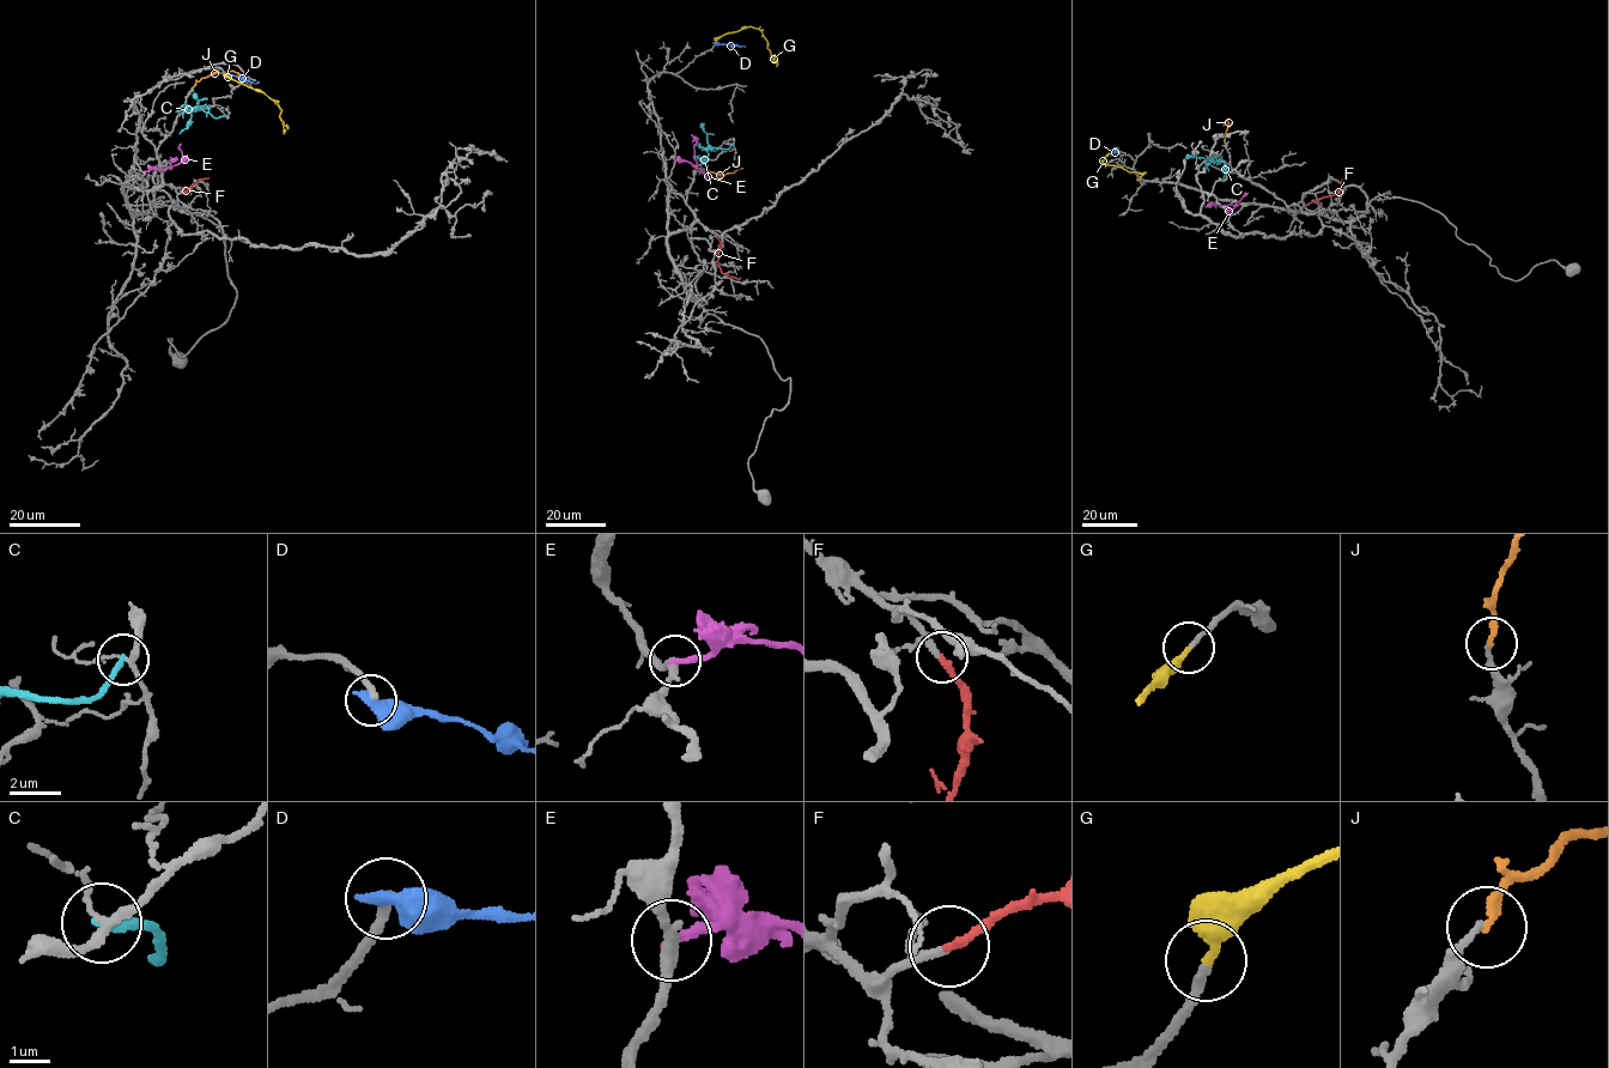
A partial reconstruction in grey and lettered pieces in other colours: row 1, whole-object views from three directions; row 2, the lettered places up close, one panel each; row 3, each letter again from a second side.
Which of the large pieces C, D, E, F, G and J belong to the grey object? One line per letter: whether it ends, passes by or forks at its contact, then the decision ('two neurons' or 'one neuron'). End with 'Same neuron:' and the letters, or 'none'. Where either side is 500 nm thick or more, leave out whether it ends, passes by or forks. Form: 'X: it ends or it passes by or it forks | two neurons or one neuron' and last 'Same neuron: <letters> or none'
C: it ends | two neurons
D: two neurons
E: it ends | two neurons
F: it ends | one neuron
G: it ends | one neuron
J: it ends | one neuron
Same neuron: F, G, J

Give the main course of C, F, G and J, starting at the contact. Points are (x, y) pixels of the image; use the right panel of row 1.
C: (1210, 161), (1225, 165), (1222, 180)
F: (1306, 205), (1335, 194), (1341, 178)
G: (1110, 152), (1103, 163), (1140, 173), (1141, 177), (1136, 178)
J: (1225, 139), (1227, 120), (1224, 125)

